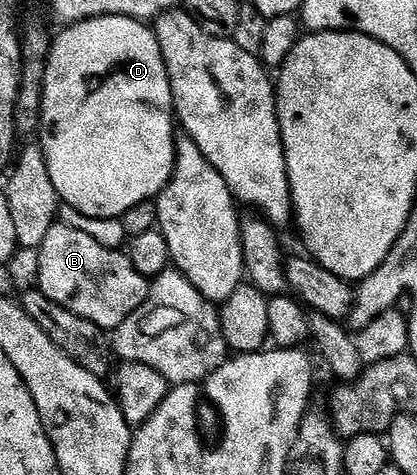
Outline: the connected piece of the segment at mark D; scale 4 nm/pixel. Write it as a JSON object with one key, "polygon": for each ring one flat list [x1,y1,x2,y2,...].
{"polygon":[[92,17,86,21,76,21,74,25,66,25,60,31,61,34,53,37,49,59,45,62,45,86,43,87,43,107,39,126,39,134,41,133,39,144,45,153,47,171,51,175,51,183,55,183,58,198,68,208,88,217,97,217,100,221,105,221,109,217,120,219,127,211,131,211,131,207,156,199,165,190,165,185,173,174,177,142,175,132,173,133,173,125,175,129,173,92,165,60,159,51,159,43,152,28,146,22,136,21,130,17]]}

